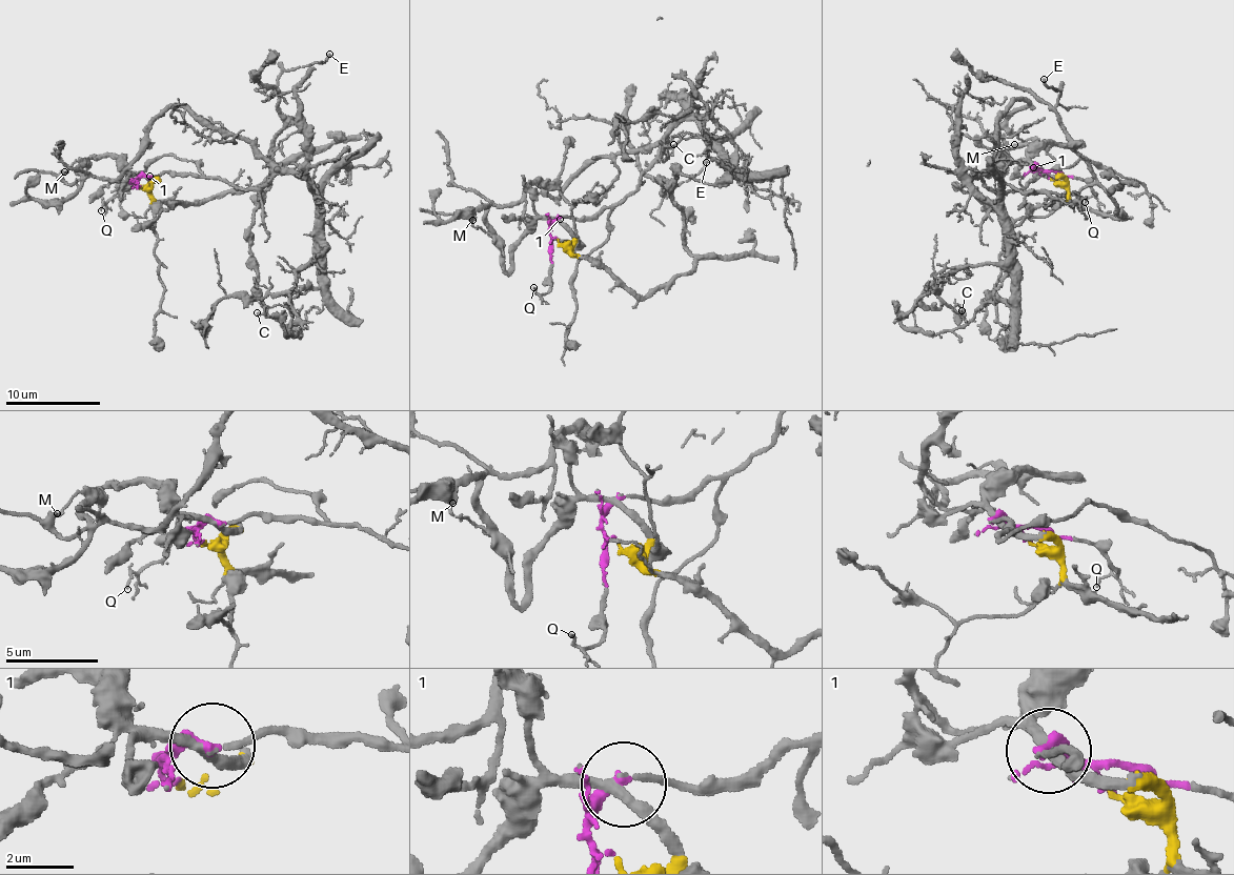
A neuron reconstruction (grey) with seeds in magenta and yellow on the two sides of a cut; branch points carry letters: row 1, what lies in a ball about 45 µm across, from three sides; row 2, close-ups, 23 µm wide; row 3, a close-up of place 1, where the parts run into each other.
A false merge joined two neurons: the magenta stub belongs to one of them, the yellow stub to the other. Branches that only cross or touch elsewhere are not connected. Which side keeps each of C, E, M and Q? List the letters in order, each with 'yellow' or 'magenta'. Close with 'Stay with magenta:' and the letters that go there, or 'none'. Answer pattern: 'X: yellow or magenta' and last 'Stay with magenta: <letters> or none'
C: magenta
E: yellow
M: yellow
Q: magenta
Stay with magenta: C, Q

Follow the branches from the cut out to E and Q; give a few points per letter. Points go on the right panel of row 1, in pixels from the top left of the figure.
E: (1050, 177), (1070, 199), (1125, 219), (1072, 146), (1056, 112), (1056, 89), (1044, 79)
Q: (1050, 177), (1049, 174), (1060, 171), (1087, 183), (1096, 196), (1085, 203)

